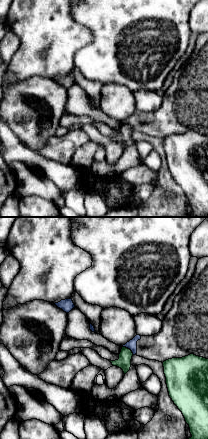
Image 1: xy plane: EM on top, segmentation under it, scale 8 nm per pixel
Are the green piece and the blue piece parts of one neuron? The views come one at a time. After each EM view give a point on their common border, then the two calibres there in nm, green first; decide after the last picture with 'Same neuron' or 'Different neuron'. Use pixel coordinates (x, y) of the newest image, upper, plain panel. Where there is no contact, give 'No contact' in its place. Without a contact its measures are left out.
Touches green at (129, 125). Thickness 110 nm (green) against 80 nm

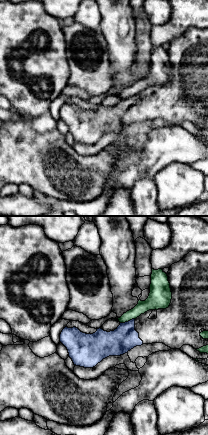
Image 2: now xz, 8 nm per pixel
Touches green at (127, 97). Thickness 110 nm (green) against 200 nm

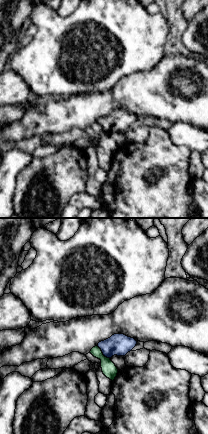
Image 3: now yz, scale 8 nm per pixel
Touches green at (102, 129). Thickness 120 nm (green) against 180 nm

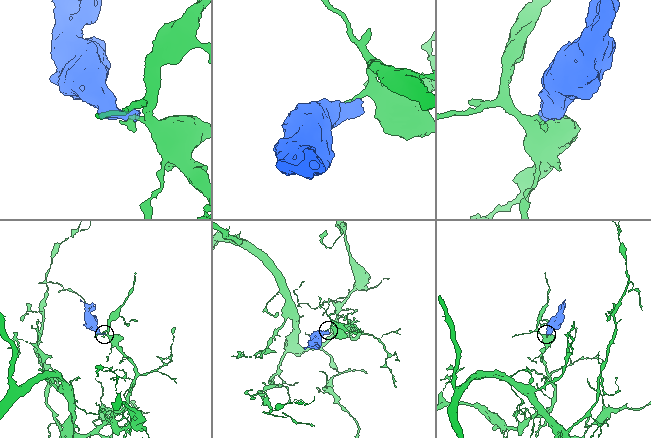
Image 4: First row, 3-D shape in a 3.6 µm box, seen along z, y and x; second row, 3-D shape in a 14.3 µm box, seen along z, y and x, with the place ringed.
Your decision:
Different neuron

